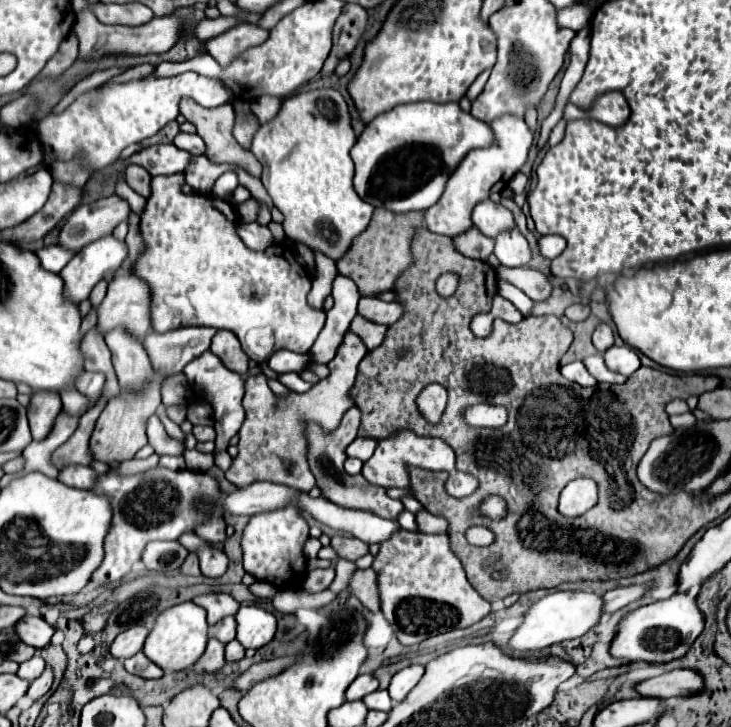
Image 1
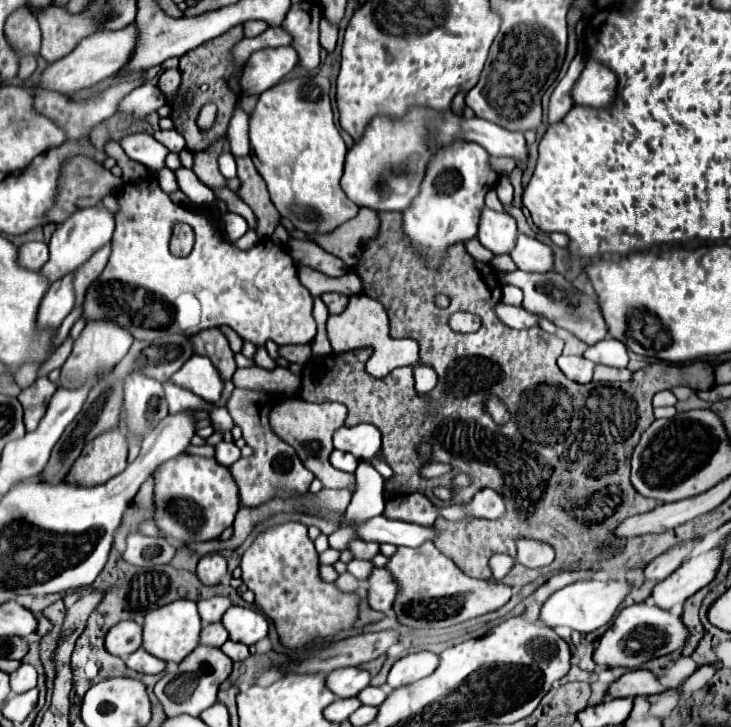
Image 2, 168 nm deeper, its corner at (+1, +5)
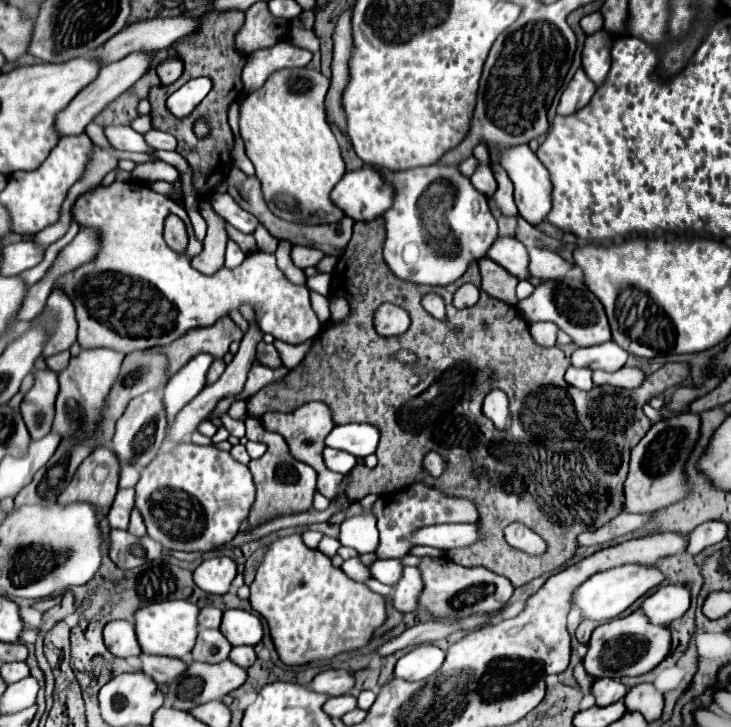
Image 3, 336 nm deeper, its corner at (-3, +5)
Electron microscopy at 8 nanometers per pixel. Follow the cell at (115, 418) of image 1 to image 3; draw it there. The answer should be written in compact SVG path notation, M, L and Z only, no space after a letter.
M96 447L80 465L70 485L60 493L58 503L70 505L76 501L88 501L104 511L110 511L114 495L118 491L120 463L116 455L106 447Z

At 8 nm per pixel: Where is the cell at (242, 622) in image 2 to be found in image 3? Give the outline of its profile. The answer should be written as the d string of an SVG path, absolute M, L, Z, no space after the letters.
M228 609L222 615L220 631L228 639L232 647L238 645L256 645L260 643L264 629L258 615L242 611L242 609Z

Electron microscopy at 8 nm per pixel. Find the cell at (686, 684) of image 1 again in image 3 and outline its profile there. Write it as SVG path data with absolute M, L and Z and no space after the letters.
M598 679L592 683L590 691L596 697L596 705L606 707L610 703L620 701L628 693L628 687L624 687L620 681L614 679Z

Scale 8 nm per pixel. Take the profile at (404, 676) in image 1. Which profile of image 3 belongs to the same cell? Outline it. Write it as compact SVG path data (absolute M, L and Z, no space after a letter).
M418 645L398 659L394 675L408 681L422 681L434 675L444 661L442 649L436 645Z

